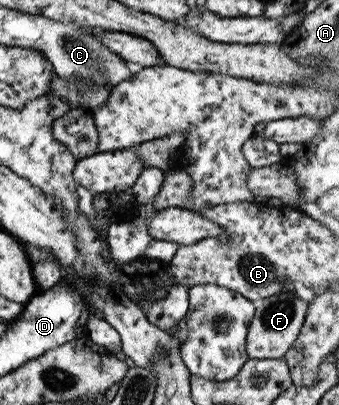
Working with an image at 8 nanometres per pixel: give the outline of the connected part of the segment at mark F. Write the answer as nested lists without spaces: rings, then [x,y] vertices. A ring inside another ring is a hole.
[[[283,290],[257,302],[254,318],[248,326],[246,352],[250,359],[277,359],[286,357],[287,350],[297,340],[300,330],[304,328],[307,308],[312,300],[302,300],[298,296]]]

